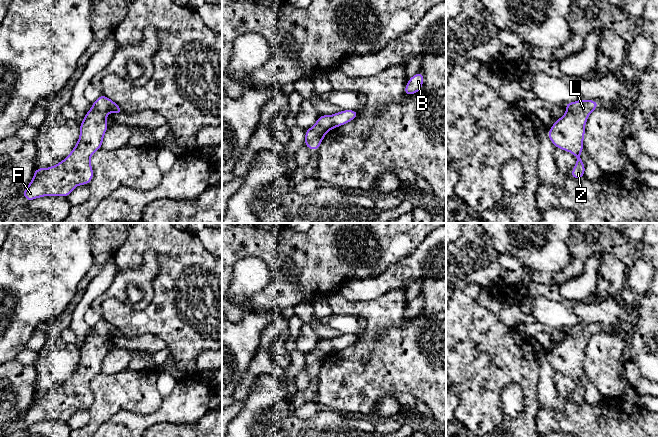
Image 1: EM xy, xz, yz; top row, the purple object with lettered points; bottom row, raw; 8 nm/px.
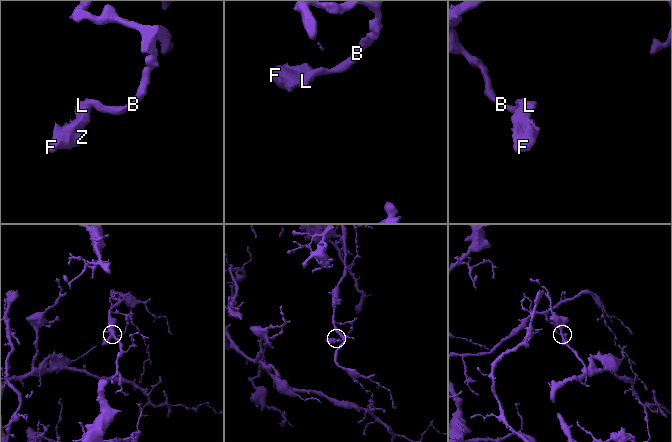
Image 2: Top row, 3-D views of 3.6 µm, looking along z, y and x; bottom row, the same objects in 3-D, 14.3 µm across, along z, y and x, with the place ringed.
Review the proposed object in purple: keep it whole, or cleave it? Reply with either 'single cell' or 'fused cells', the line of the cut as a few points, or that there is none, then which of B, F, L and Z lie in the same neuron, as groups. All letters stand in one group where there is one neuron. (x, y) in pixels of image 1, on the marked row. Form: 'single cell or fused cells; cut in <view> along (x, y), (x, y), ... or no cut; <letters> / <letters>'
fused cells; cut in xy along (92, 105), (106, 113); B / F L Z

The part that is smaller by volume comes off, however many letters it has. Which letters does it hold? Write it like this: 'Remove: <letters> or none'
Remove: F, L, Z

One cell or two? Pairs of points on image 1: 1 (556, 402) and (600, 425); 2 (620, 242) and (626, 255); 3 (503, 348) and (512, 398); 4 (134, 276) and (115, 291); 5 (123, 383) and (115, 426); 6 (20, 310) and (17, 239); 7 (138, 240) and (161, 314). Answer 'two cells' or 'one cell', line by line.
1: two cells
2: one cell
3: two cells
4: one cell
5: two cells
6: one cell
7: one cell

